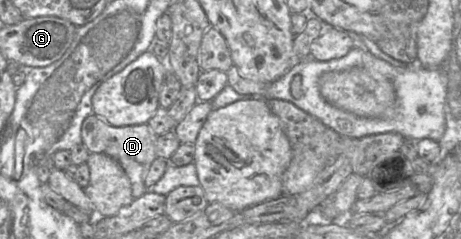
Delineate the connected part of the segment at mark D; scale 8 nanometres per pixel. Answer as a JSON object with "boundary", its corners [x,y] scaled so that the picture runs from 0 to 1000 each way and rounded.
{"boundary":[[[206,477],[189,485],[176,527],[178,598],[195,640],[226,640],[262,690],[282,753],[291,833],[321,799],[312,749],[330,678],[341,661],[336,636],[341,573],[319,519],[249,531]]]}

